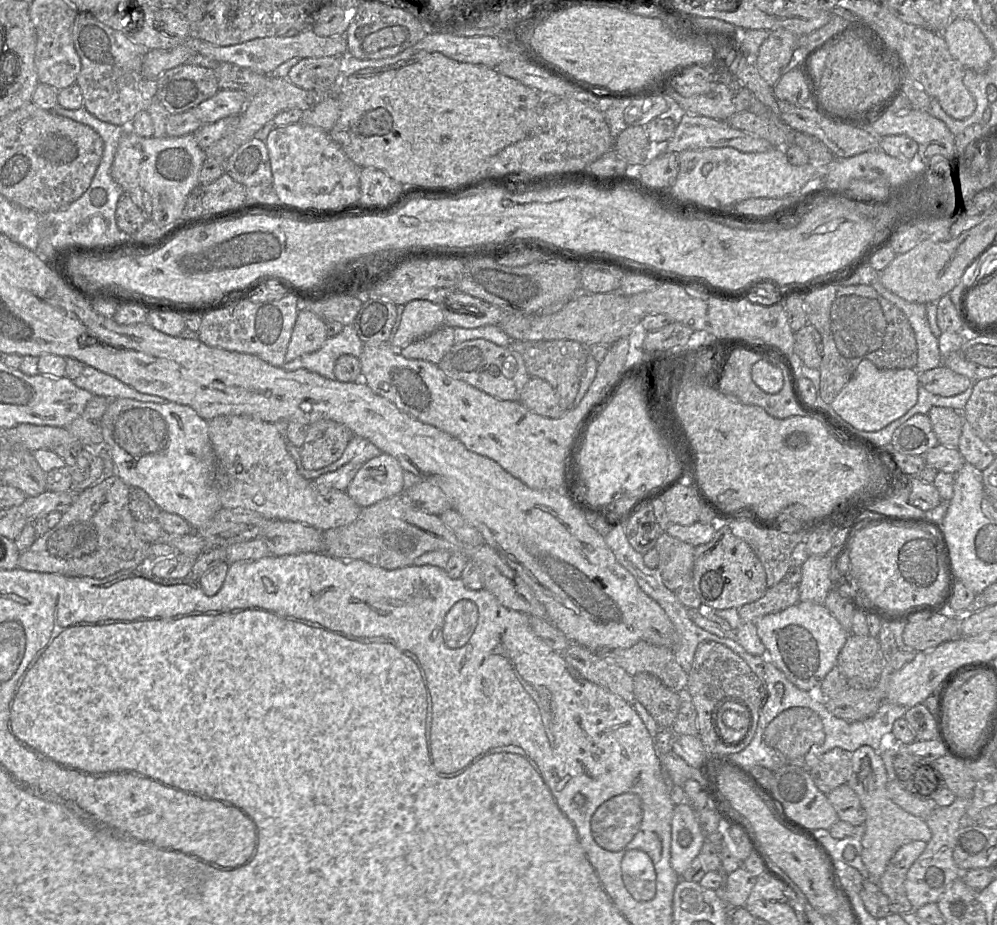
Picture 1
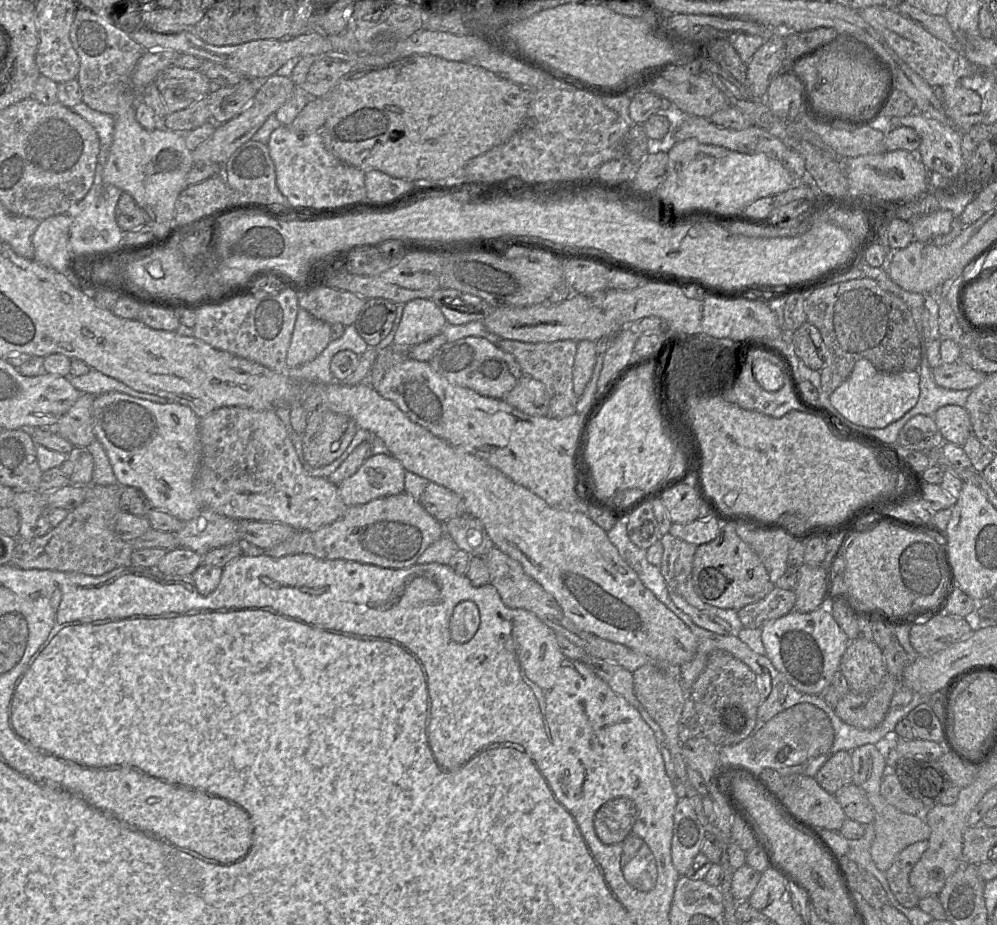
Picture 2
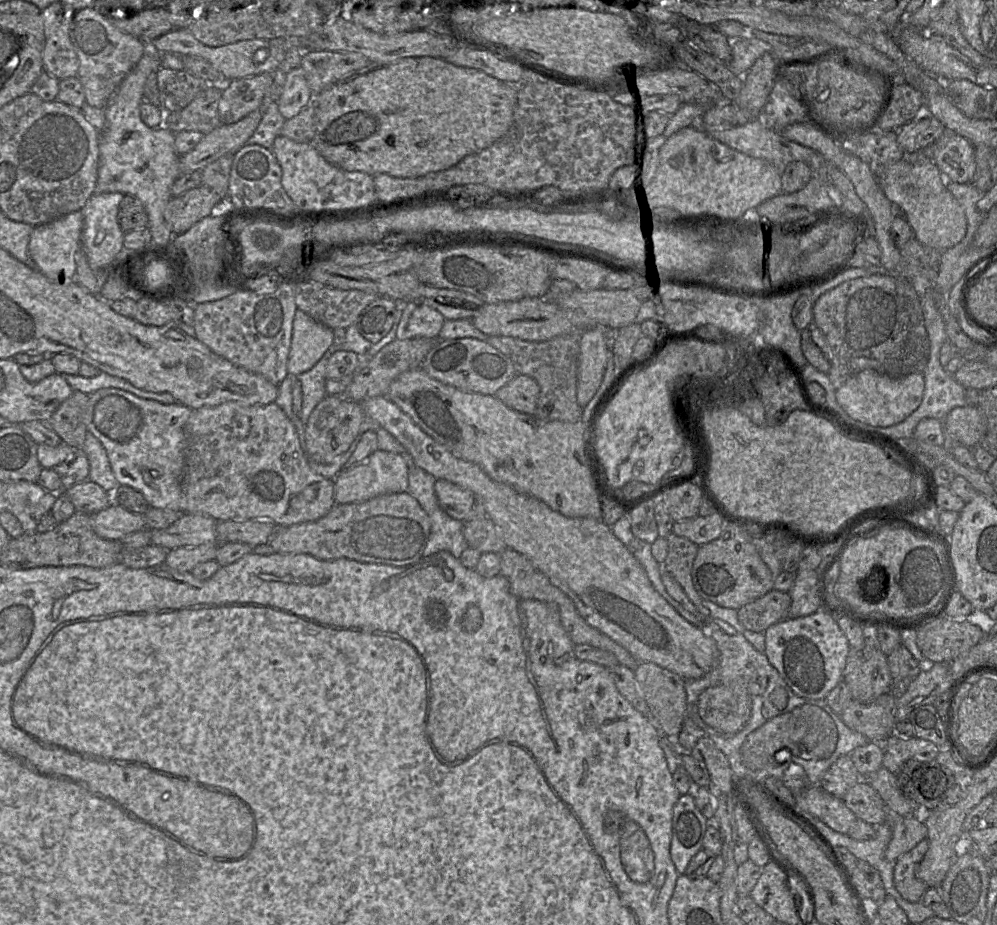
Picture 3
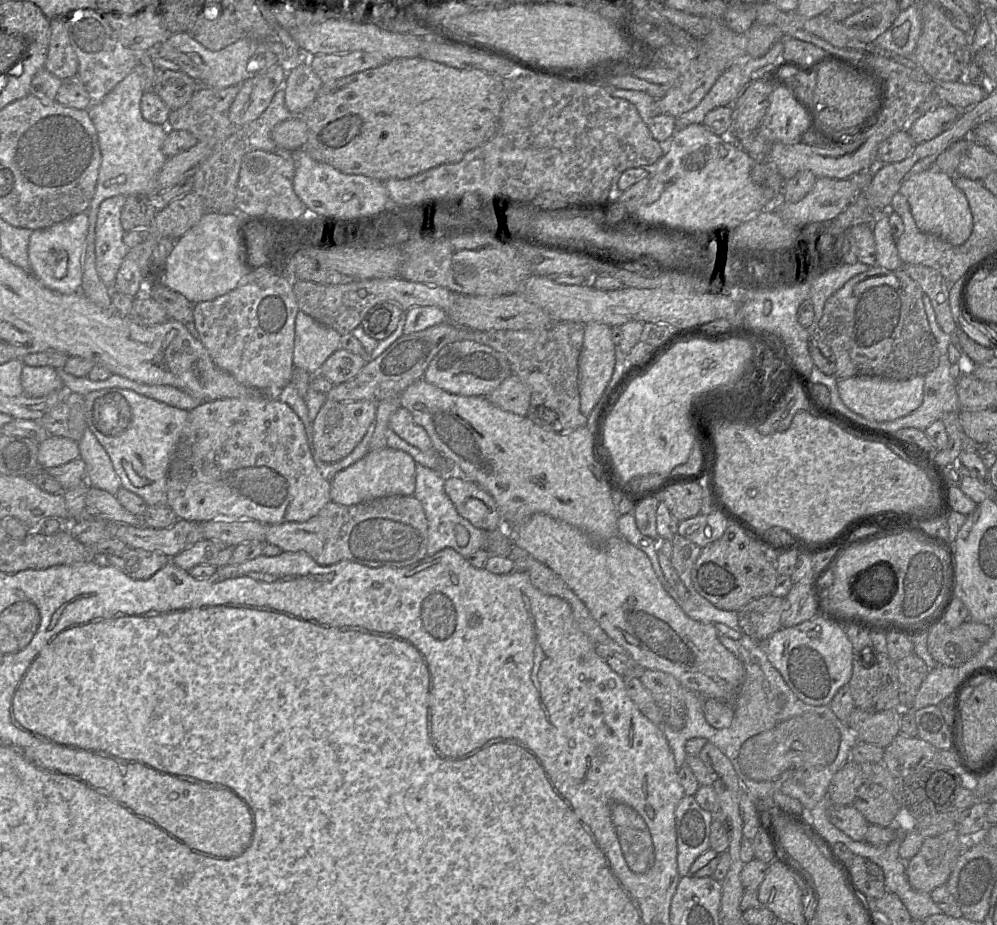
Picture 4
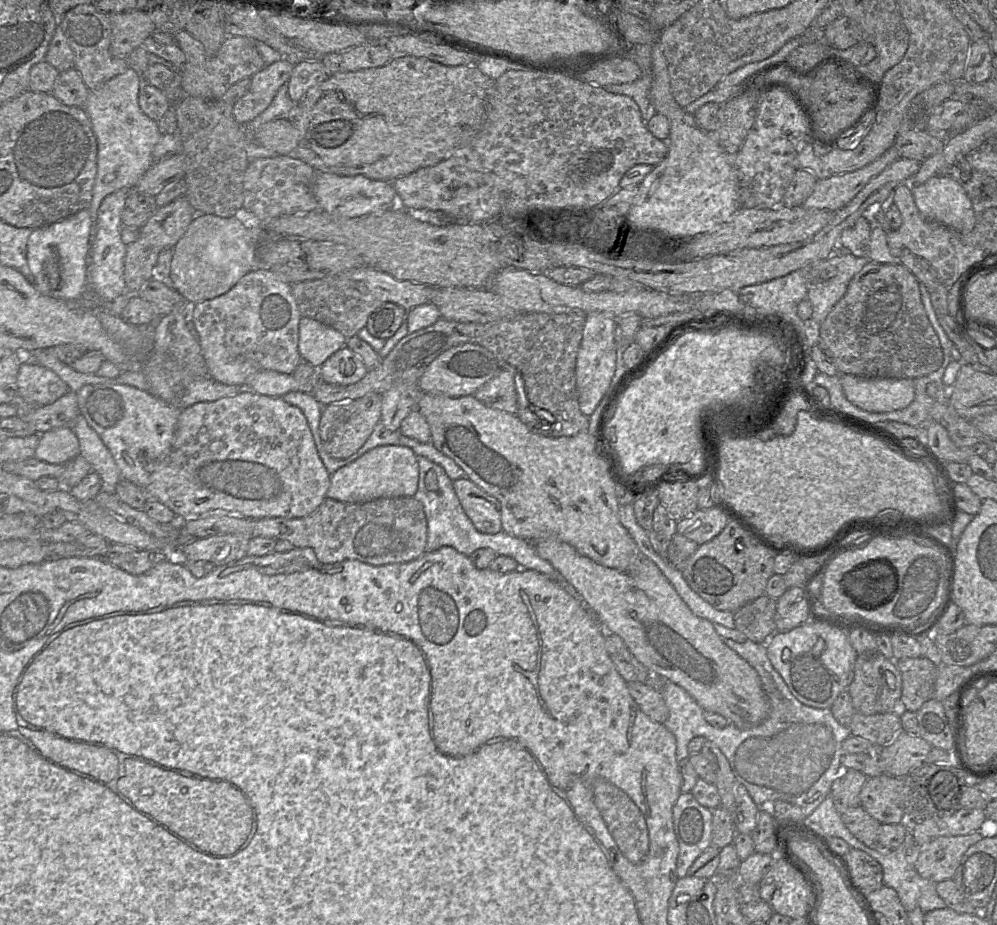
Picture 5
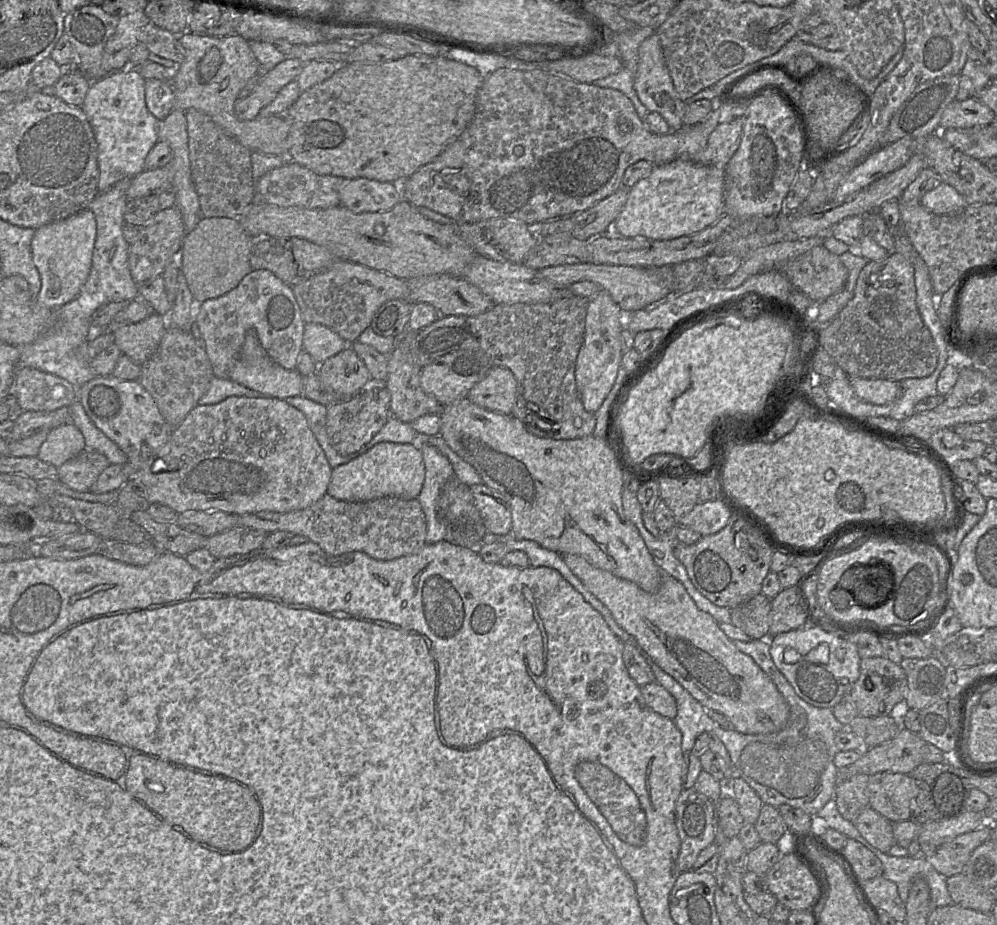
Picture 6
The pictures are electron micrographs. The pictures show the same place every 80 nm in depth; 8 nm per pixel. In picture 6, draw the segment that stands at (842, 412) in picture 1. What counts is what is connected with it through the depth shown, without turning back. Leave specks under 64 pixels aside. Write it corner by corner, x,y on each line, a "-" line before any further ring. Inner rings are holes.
849,377
849,382
860,399
874,405
886,405
902,396
899,381

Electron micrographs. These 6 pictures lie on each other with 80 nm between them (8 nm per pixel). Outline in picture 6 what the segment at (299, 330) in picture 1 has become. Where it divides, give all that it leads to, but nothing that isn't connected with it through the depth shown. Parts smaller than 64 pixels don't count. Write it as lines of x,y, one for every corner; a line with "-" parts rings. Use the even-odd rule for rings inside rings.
305,323
303,350
319,365
348,346
348,342
330,328
316,323

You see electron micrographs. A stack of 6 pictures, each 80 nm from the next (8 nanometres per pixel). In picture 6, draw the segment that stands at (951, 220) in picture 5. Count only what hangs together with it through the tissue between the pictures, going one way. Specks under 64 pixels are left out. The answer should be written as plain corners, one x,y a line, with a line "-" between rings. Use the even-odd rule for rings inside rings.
940,181
922,196
920,205
932,213
947,215
962,212
968,203
955,188

